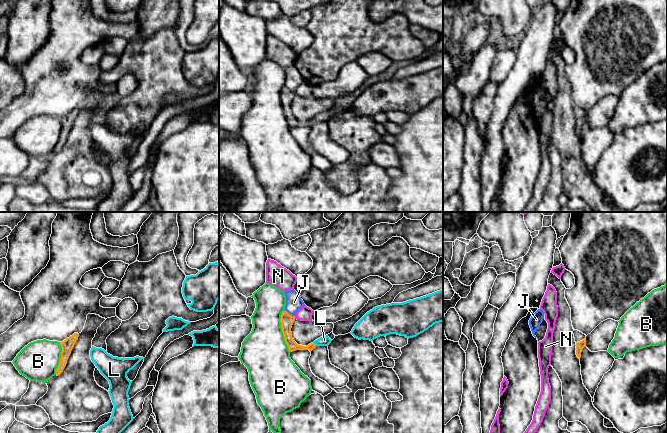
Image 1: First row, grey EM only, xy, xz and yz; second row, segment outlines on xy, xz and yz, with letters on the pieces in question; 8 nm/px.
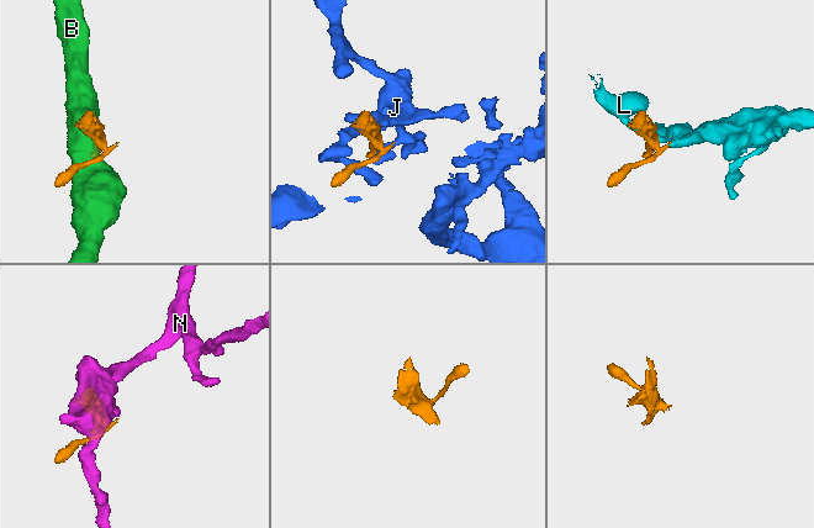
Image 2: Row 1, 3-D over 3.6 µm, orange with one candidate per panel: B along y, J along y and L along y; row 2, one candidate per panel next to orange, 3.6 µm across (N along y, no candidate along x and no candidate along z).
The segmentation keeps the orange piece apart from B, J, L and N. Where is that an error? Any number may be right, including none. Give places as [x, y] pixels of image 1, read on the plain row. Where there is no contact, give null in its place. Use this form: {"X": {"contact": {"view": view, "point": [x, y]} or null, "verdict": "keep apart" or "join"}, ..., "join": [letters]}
{"B": {"contact": {"view": "xz", "point": [282, 107]}, "verdict": "keep apart"}, "J": {"contact": {"view": "xz", "point": [288, 89]}, "verdict": "keep apart"}, "L": {"contact": {"view": "xz", "point": [314, 120]}, "verdict": "join"}, "N": {"contact": {"view": "xz", "point": [294, 93]}, "verdict": "keep apart"}, "join": ["L"]}

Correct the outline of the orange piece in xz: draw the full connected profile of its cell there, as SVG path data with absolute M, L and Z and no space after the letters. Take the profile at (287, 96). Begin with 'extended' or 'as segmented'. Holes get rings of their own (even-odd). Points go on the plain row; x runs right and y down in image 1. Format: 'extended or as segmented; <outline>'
extended; M285 86L282 88L281 95L280 95L281 104L282 104L285 118L290 128L296 126L309 126L311 128L316 122L328 122L331 119L332 116L328 113L328 111L326 111L315 116L313 119L309 120L308 122L298 121L292 114L291 104L294 97L295 97L294 92L290 91Z

